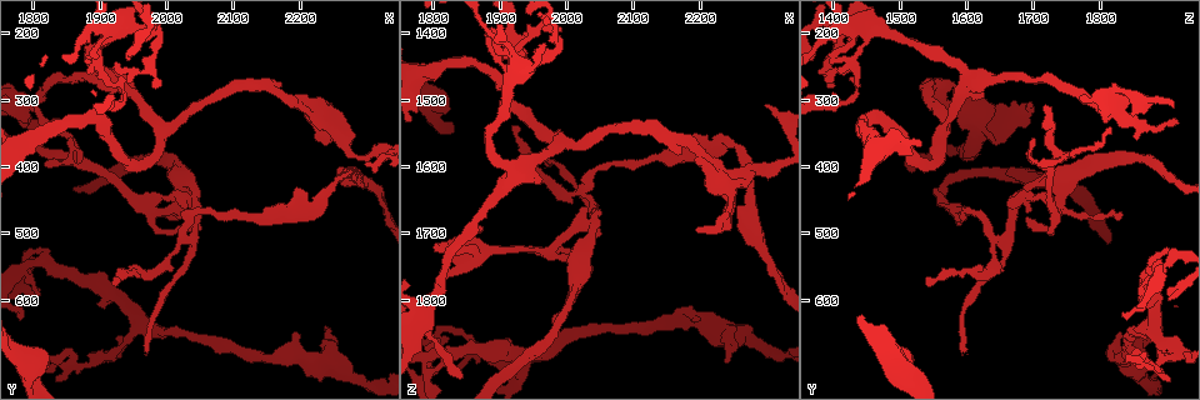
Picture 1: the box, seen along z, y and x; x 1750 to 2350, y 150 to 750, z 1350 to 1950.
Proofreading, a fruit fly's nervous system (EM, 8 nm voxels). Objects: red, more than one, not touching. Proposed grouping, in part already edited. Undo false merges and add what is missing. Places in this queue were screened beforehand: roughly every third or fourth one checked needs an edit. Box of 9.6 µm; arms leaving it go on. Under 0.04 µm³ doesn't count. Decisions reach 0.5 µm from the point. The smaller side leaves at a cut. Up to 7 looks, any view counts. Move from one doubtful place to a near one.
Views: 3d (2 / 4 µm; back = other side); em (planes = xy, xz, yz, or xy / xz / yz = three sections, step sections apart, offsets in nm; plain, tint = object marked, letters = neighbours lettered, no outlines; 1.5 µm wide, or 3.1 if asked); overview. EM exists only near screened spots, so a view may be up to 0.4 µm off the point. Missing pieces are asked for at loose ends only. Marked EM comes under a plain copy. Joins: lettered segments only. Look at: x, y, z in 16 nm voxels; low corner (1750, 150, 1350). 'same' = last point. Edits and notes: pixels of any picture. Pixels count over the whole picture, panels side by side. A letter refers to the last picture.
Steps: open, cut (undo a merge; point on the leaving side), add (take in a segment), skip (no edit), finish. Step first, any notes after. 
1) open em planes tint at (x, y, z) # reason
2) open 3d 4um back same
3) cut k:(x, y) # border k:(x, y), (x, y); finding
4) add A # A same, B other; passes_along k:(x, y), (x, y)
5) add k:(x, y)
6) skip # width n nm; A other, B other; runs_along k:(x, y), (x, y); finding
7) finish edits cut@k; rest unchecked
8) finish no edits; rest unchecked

open 3d 2um at (1980, 475, 1835) # tapers out

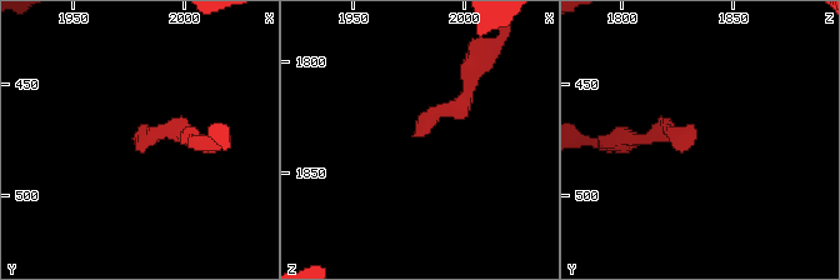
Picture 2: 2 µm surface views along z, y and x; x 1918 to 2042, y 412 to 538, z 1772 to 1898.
open em xy step 4 letters at (1979, 479, 1831) # now the EM

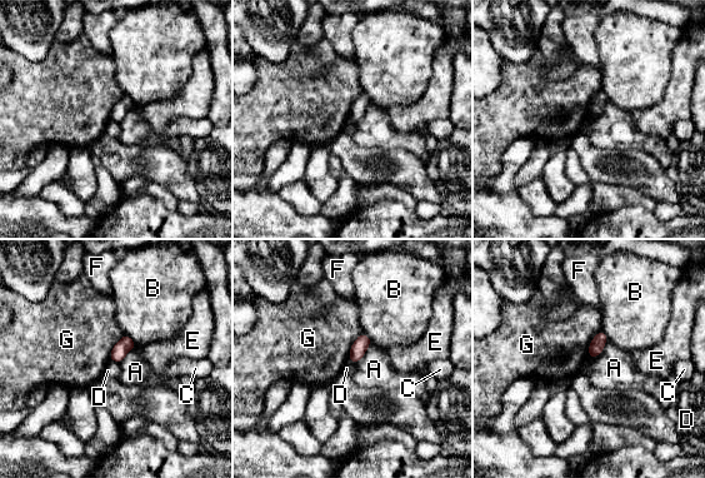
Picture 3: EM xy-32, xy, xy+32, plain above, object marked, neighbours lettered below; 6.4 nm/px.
open em planes letters same # cut it another way

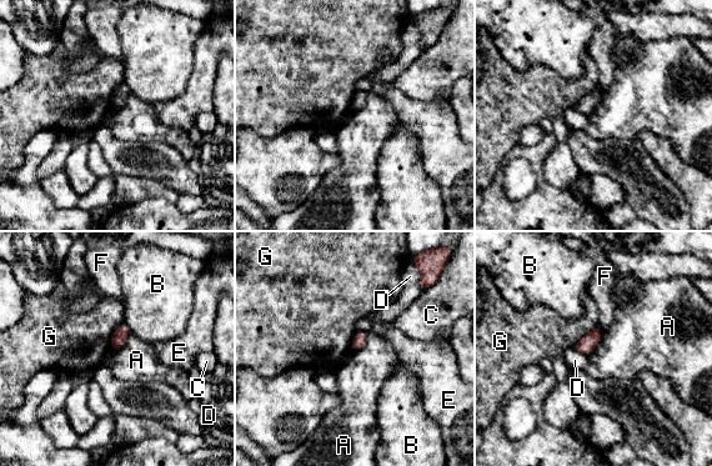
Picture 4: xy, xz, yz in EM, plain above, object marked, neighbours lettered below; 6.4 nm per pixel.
skip # width 90 nm; longest_contact G 200 nm; A other, B other, C other, D other, E other, F other, G other; none of them fits

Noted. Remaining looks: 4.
open 3d 2um back at (2025, 505, 1645) # side arm on a straight run

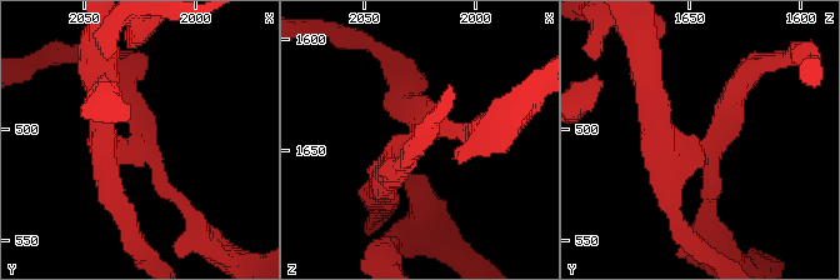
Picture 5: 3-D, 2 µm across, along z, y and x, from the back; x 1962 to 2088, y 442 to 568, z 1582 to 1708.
open em planes letters at (2027, 510, 1644)

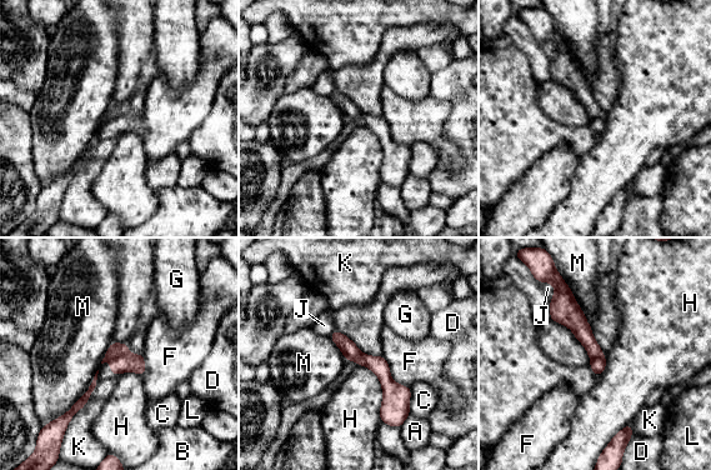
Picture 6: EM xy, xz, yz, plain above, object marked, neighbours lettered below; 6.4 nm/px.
cut 6:(115, 350) # longest_contact M 420 nm; A other, B other, C other, D other, F other, G other, H other, J other, K other, L other, M other; border 6:(126, 349), (110, 361); a second neuron is stuck on

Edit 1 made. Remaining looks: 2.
open em planes letters at (1970, 680, 1600) # branch stops here

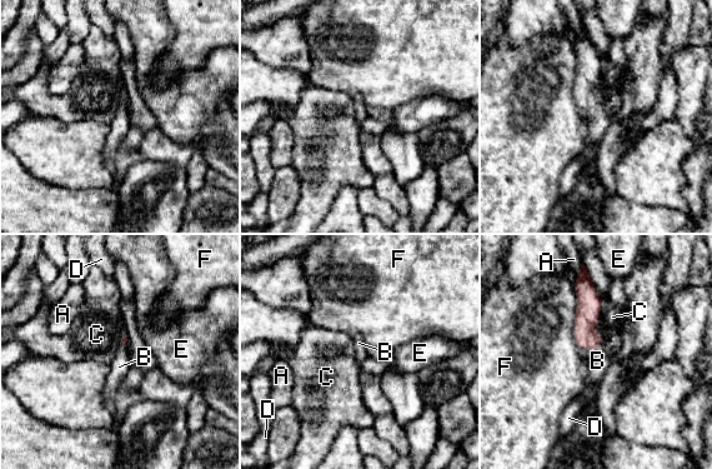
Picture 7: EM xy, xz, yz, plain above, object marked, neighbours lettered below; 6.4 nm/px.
add B # A other, B same, C other, D other, E other, F other; passes_along 7:(587, 310), (591, 349), (597, 360); the neuron continues

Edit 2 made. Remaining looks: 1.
finish edits cut@6, add@7; rest unchecked

